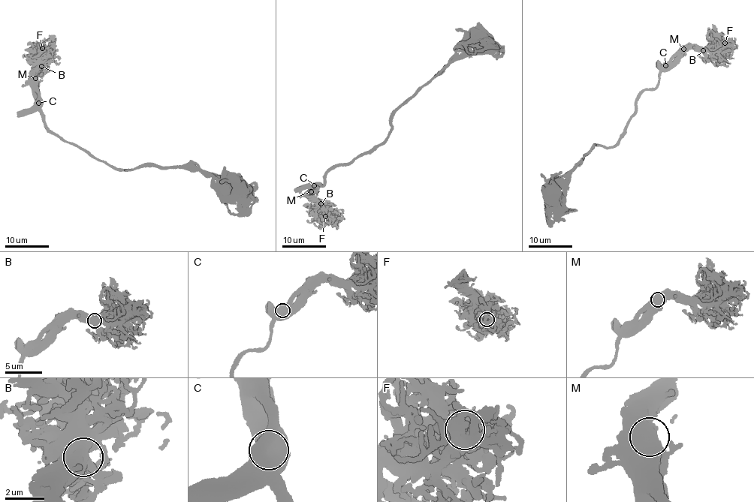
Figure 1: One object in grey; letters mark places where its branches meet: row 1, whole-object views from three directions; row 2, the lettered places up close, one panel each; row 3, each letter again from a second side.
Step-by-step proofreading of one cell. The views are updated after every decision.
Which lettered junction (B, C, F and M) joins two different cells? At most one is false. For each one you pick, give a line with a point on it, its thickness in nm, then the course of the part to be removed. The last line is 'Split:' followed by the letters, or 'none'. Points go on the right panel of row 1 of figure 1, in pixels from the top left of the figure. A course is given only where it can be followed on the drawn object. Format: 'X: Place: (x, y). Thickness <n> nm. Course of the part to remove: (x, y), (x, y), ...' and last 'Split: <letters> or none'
Split: none

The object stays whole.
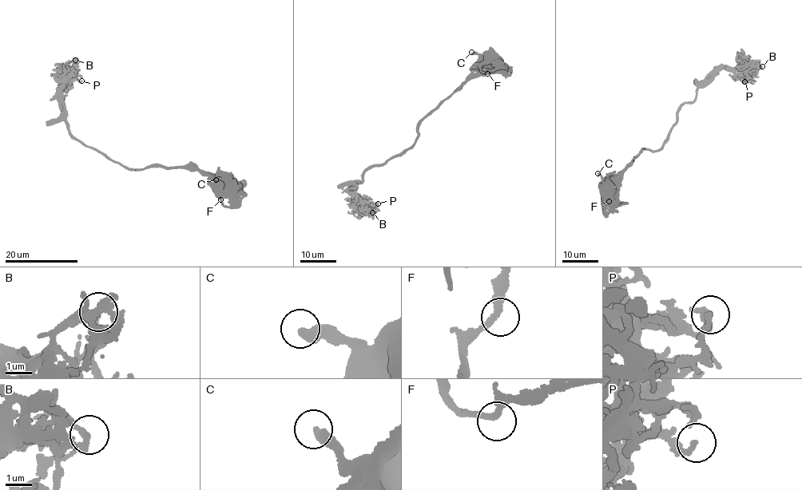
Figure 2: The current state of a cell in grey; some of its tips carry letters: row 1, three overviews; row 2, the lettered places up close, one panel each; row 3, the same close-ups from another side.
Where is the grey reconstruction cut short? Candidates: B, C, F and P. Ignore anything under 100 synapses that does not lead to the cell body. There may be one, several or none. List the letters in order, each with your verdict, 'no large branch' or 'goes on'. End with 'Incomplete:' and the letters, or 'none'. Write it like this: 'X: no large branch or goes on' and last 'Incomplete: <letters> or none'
B: no large branch
C: no large branch
F: no large branch
P: no large branch
Incomplete: none

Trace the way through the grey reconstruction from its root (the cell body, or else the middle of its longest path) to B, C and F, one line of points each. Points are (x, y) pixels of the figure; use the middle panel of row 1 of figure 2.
B: (494, 61), (423, 117), (410, 147), (368, 169), (363, 180), (356, 181), (352, 189), (356, 202), (372, 212)
C: (494, 61), (492, 64), (486, 62), (471, 52)
F: (494, 61), (480, 65), (480, 70), (487, 73)

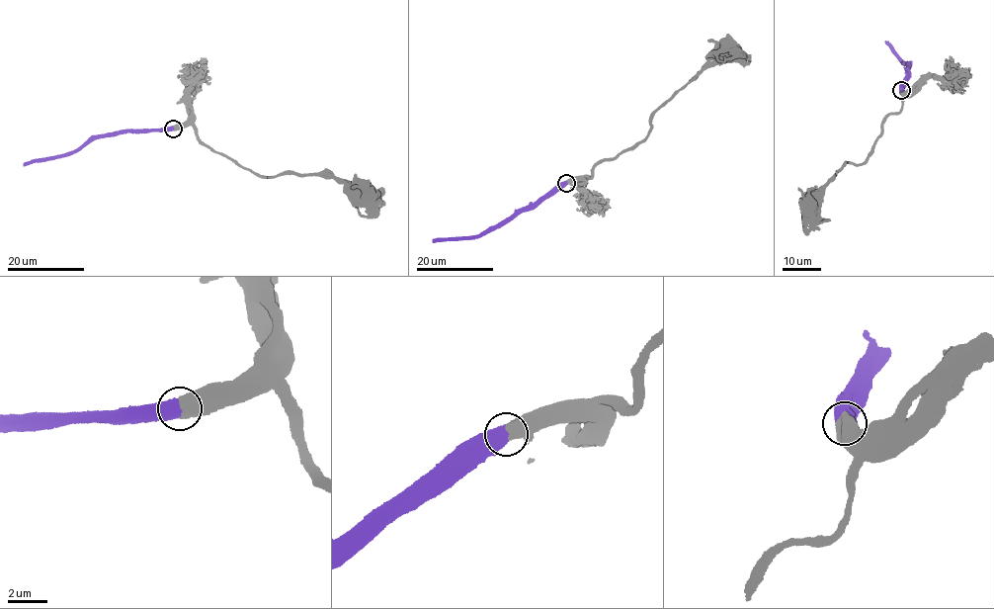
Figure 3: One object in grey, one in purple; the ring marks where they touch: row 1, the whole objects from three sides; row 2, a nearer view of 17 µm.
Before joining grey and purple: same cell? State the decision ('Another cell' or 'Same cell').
Same cell

